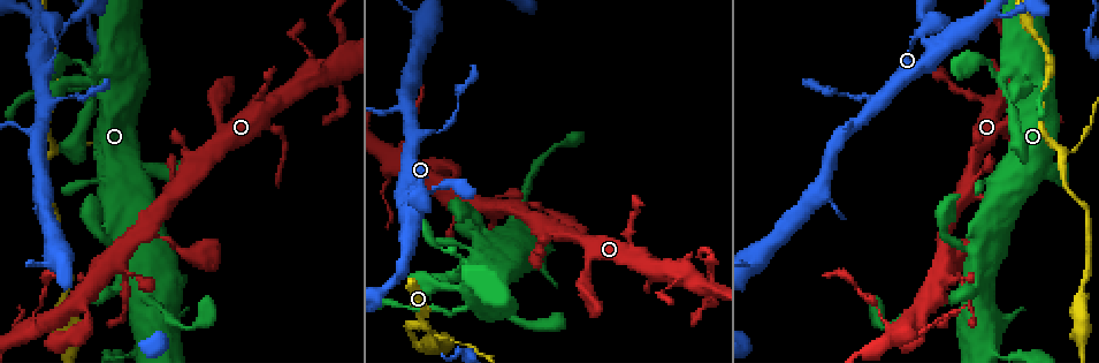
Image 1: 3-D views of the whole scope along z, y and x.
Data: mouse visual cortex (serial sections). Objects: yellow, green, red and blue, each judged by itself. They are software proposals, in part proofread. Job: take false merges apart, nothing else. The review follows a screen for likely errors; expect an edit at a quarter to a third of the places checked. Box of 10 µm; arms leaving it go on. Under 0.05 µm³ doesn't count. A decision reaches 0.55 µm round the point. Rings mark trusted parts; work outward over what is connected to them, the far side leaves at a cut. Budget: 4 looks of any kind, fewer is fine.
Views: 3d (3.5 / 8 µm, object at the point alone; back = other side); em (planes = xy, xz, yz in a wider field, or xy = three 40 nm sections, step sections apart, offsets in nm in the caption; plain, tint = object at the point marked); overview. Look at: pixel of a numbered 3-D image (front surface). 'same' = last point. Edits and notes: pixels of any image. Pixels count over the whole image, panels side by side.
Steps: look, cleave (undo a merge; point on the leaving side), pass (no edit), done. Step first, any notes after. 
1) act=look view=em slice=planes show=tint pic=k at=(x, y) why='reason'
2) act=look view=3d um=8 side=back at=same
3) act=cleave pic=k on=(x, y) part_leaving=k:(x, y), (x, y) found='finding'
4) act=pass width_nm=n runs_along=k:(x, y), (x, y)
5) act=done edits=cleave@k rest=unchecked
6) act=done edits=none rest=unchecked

act=look view=3d um=3.5 pic=1 at=(940, 39) why='a fork'

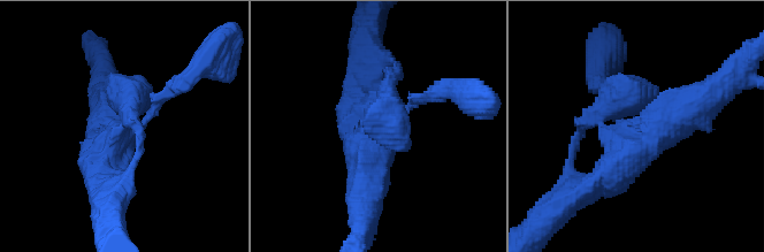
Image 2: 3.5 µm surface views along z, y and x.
act=look view=em slice=planes show=tint pic=2 at=(632, 128)

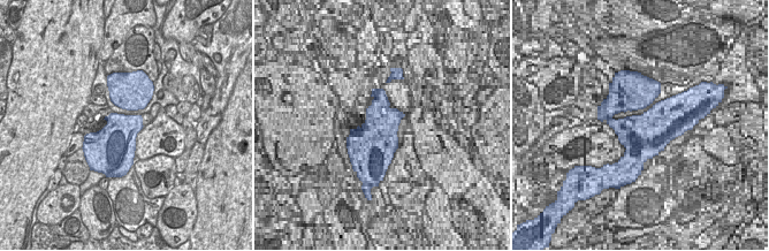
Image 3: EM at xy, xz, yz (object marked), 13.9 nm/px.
act=pass runs_along=2:(112, 183), (137, 127) found='continuous, no second cell'

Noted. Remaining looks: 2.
act=look view=3d um=3.5 pic=1 at=(50, 151) why='branch point'

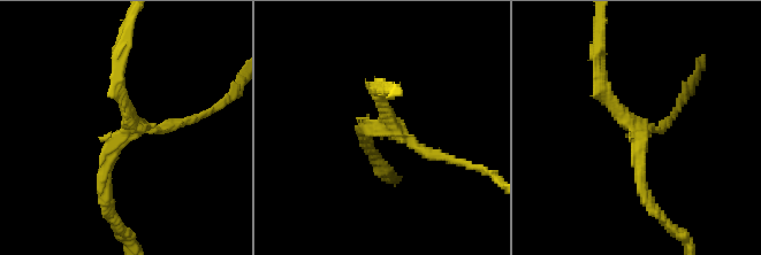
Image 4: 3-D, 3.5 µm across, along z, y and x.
act=look view=em slice=xy step=2 show=tint pic=4 at=(130, 123)

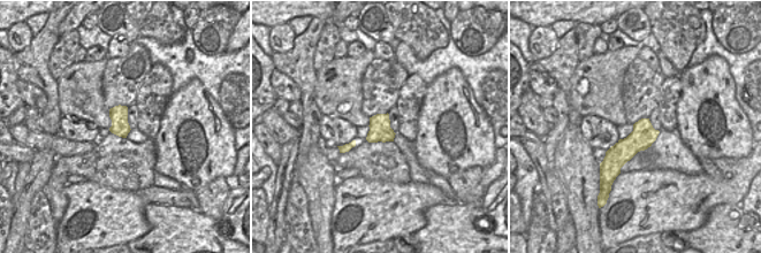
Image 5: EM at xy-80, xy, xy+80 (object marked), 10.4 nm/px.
act=pass width_nm=220 runs_along=4:(598, 59), (606, 94), (638, 137), (645, 193) found='all the same cell'

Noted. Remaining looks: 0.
act=done edits=none rest=unchecked

